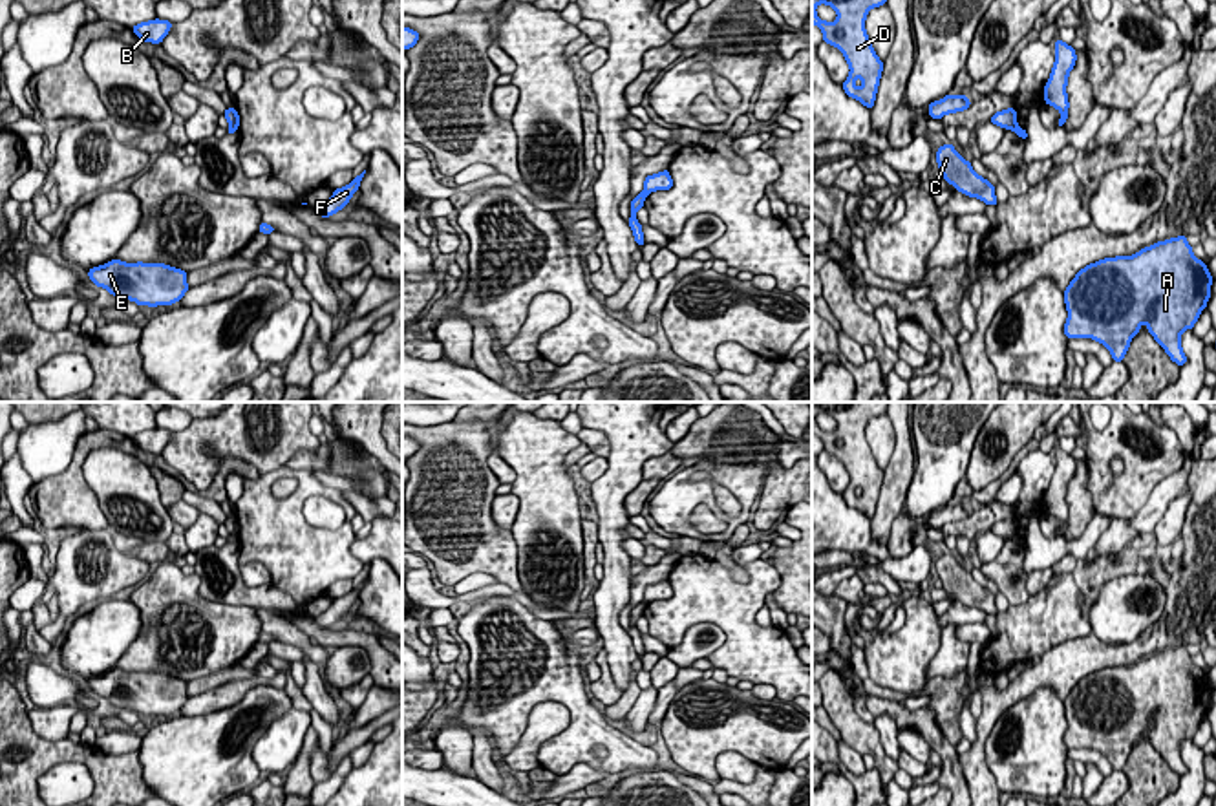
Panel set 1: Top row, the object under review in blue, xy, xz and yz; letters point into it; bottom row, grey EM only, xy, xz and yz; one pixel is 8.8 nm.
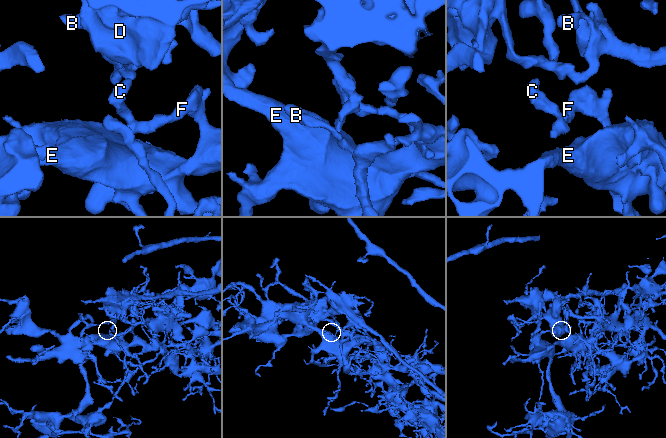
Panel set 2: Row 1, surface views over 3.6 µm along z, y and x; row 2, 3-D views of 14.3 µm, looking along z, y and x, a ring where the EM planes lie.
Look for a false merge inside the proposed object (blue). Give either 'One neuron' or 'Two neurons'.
Two neurons

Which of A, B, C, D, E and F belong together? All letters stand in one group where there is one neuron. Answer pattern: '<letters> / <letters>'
A B C E F / D

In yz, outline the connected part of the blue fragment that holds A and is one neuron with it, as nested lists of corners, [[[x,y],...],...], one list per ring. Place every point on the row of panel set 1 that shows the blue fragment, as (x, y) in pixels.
[[[1185,234],[1134,256],[1099,260],[1081,269],[1064,291],[1064,334],[1097,340],[1114,362],[1123,362],[1145,322],[1170,360],[1185,366],[1181,333],[1207,307],[1212,280]]]

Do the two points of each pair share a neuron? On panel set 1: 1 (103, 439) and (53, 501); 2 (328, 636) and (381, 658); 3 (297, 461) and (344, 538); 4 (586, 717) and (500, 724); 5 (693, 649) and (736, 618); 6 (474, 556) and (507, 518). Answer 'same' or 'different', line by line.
1: same
2: same
3: different
4: same
5: different
6: different

